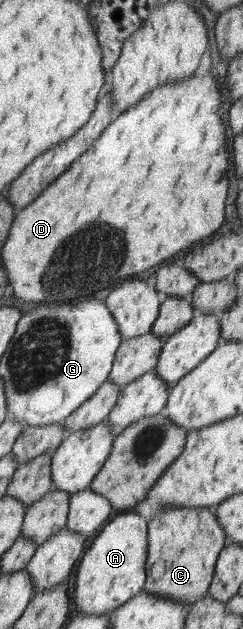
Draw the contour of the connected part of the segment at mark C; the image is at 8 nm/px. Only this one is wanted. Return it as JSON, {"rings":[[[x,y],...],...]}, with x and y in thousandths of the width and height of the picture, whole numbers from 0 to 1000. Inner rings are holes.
{"rings":[[[679,808],[654,814],[654,822],[613,828],[609,854],[617,876],[601,895],[597,940],[712,955],[786,960],[856,943],[868,917],[881,916],[881,898],[926,866],[926,849],[918,849],[918,841],[901,836],[877,811],[860,808]]]}

